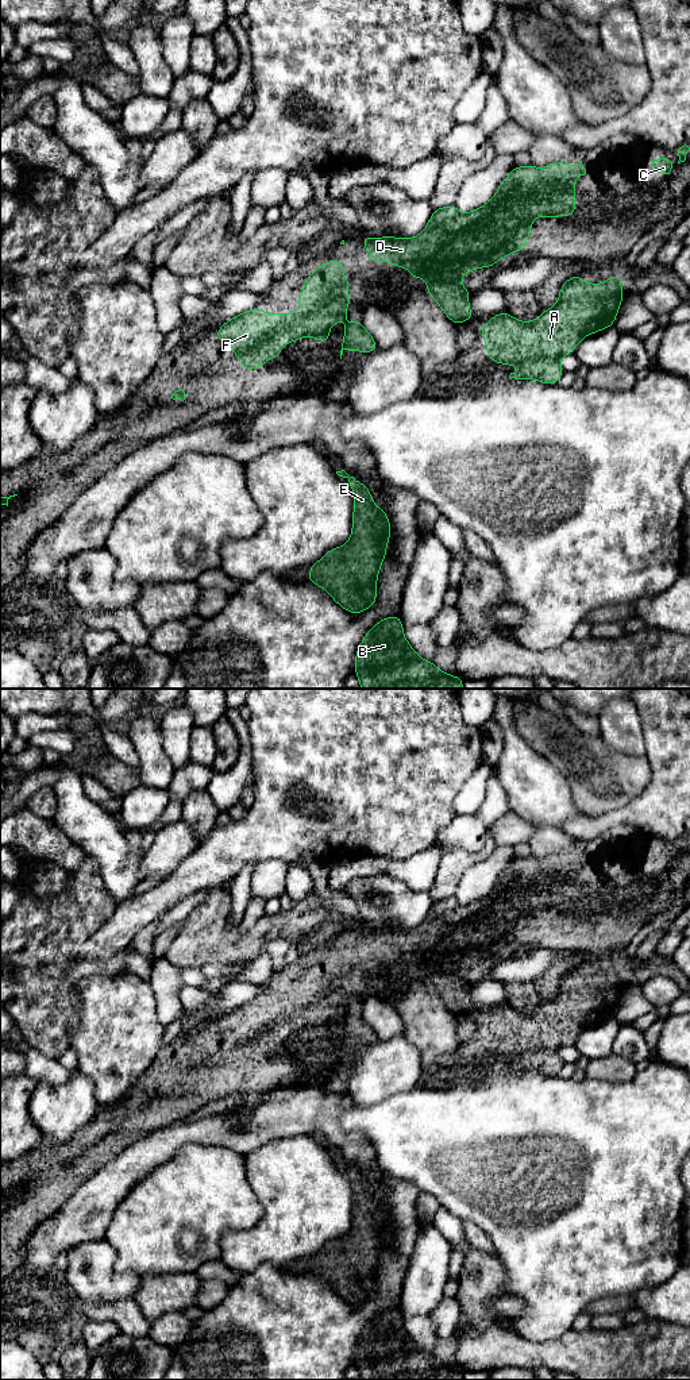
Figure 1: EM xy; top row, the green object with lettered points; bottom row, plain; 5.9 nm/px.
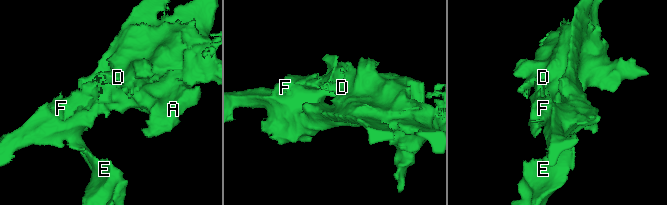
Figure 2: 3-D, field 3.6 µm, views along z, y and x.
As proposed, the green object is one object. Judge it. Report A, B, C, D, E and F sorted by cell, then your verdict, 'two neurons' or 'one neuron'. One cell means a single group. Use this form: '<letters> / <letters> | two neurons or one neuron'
A B C E / D F | two neurons

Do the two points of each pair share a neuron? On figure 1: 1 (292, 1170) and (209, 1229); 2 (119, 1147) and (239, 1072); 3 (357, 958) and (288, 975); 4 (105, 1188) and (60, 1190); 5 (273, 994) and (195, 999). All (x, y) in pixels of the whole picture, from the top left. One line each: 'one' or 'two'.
1: two
2: one
3: one
4: two
5: two

